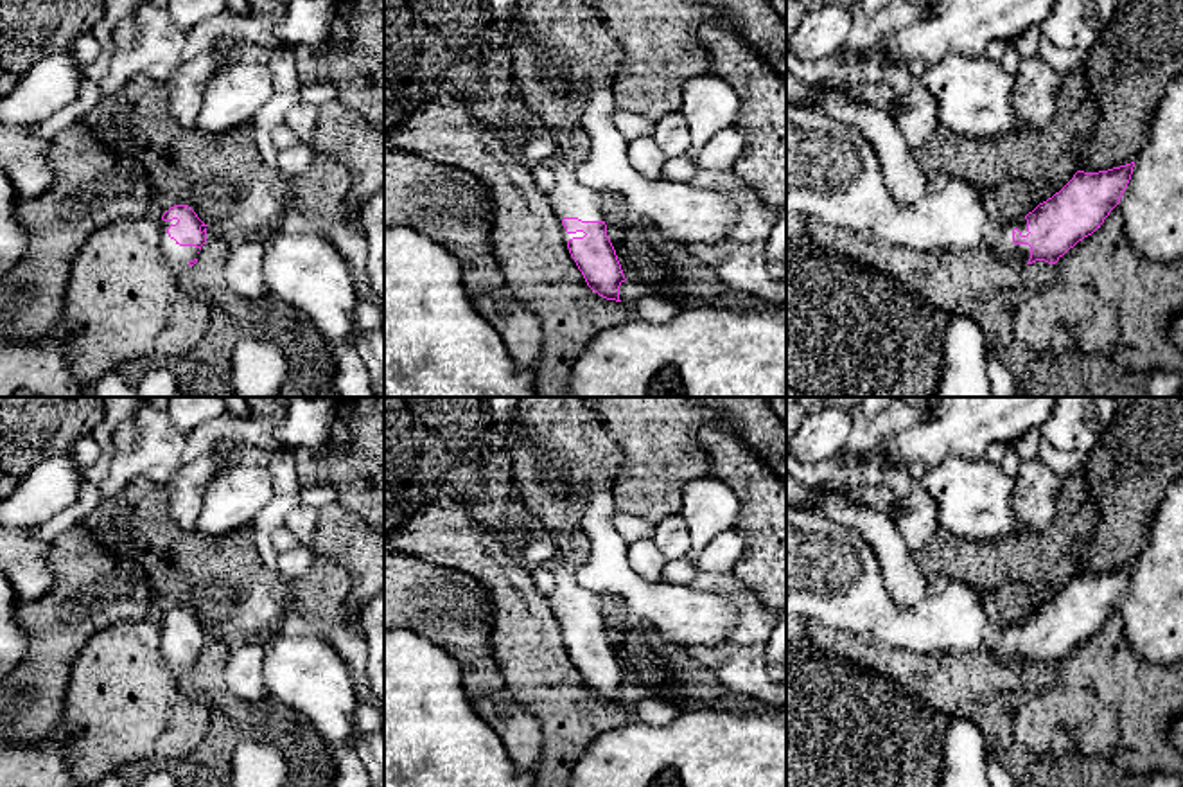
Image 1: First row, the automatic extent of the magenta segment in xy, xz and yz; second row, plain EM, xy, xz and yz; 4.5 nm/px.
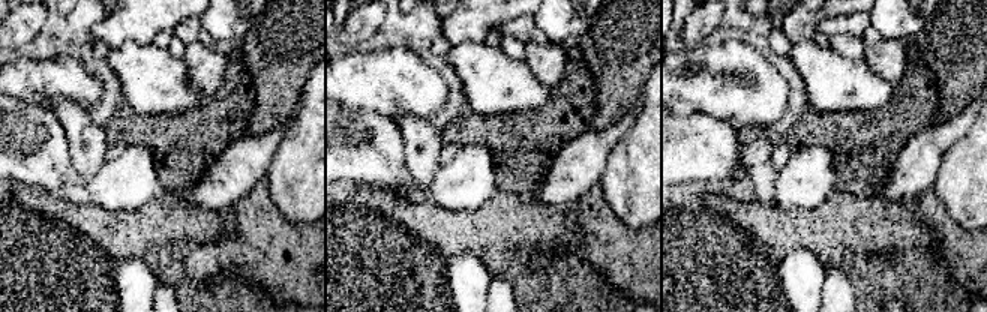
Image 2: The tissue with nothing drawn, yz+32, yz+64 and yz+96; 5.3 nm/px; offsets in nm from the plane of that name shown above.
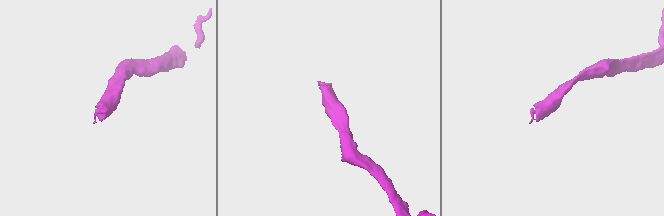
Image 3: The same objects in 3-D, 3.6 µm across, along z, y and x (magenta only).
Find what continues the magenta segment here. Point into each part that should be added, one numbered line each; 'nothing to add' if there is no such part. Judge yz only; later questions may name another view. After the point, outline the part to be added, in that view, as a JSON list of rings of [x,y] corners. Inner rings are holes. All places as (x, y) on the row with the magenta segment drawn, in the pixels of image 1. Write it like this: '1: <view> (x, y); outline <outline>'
1: yz (998, 239); outline [[[1021,217],[1018,221],[1002,221],[998,225],[991,225],[984,235],[982,246],[1000,261],[1020,259],[1027,264],[1030,259],[1030,246],[1012,243],[1014,228],[1018,228],[1021,235],[1027,235],[1027,219]]]

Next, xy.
1: xy (176, 257); outline [[[162,219],[162,259],[163,262],[174,270],[176,273],[187,271],[190,266],[188,262],[197,259],[199,248],[196,246],[180,246],[174,239],[169,237],[167,228],[176,225],[178,219],[163,221]]]

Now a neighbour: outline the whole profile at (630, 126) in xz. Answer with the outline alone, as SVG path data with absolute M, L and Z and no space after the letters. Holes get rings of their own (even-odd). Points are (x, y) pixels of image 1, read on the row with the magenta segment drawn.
M618 108L614 113L614 126L627 144L639 137L650 137L653 131L653 124L655 122L643 113L630 113L625 108Z

